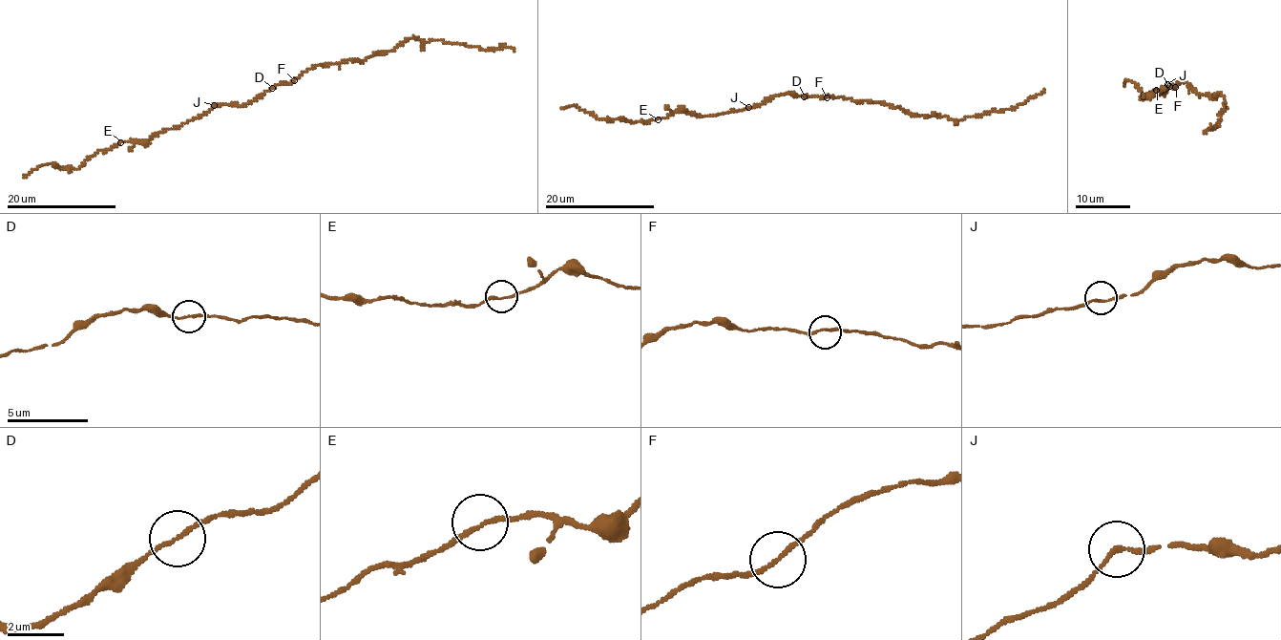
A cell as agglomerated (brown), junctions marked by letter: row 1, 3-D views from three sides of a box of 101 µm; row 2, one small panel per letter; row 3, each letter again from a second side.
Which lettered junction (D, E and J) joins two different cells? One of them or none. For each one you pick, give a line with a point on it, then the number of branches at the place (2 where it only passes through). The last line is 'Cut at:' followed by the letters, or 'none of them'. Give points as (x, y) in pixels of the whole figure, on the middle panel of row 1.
Cut at: none of them

